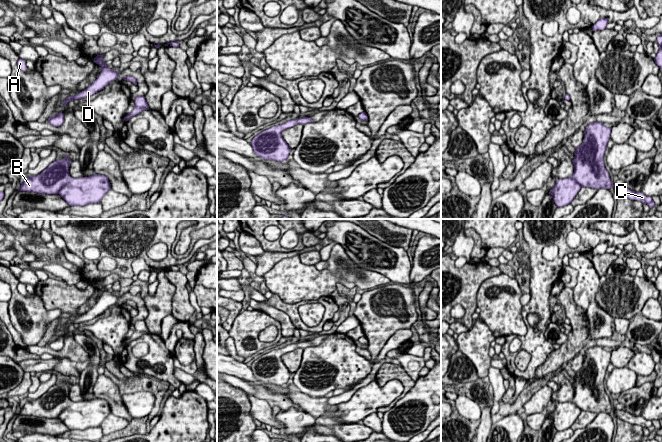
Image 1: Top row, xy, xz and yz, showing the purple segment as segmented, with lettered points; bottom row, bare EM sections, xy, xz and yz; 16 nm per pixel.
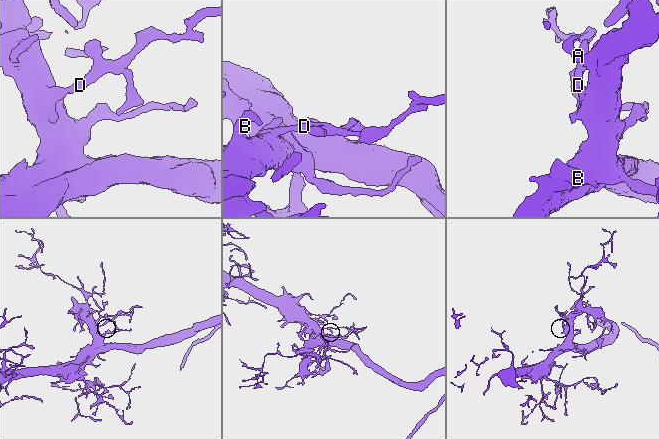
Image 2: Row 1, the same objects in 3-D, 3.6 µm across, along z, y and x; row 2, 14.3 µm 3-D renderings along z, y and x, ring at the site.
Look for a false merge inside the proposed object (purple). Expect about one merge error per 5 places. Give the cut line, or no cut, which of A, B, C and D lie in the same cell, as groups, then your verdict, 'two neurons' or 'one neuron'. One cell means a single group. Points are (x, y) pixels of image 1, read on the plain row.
no cut | A B C D | one neuron

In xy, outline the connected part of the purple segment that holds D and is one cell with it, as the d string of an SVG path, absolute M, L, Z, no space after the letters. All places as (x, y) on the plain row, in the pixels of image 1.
M105 278L97 279L94 282L94 286L102 291L102 295L99 298L99 300L97 301L97 303L88 312L86 312L84 315L80 316L76 320L67 321L62 326L64 328L62 333L64 331L66 331L66 328L69 325L80 324L82 322L91 320L91 319L97 317L98 315L104 313L105 310L107 310L109 307L113 306L114 304L117 303L118 299L121 296L117 296L117 295L110 293L109 290L106 288L106 286L102 286L101 284L103 283L104 279Z

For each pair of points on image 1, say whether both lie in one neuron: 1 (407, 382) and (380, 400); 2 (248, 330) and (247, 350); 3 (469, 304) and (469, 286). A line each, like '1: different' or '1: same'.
1: different
2: same
3: same

